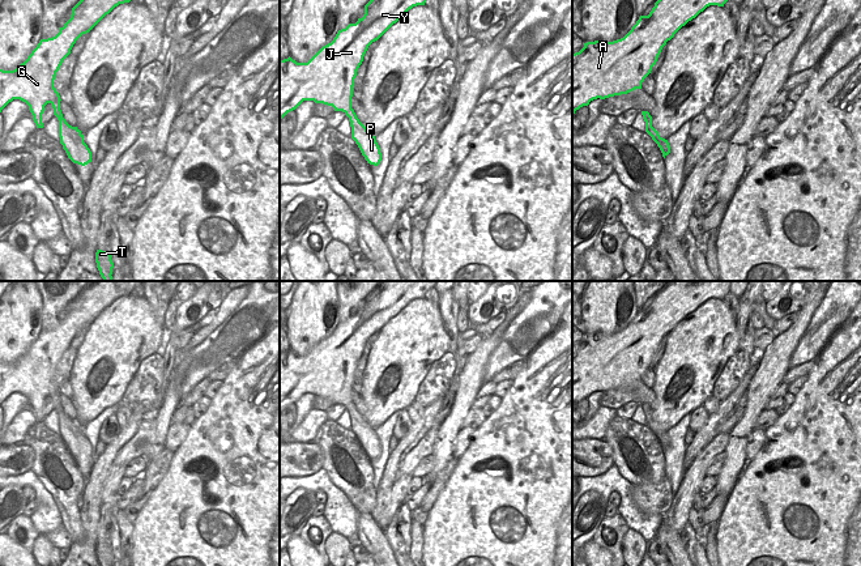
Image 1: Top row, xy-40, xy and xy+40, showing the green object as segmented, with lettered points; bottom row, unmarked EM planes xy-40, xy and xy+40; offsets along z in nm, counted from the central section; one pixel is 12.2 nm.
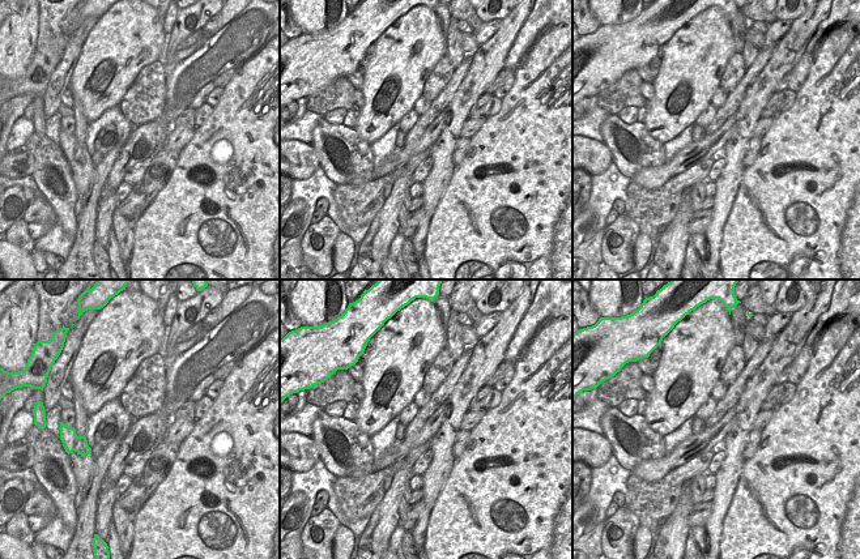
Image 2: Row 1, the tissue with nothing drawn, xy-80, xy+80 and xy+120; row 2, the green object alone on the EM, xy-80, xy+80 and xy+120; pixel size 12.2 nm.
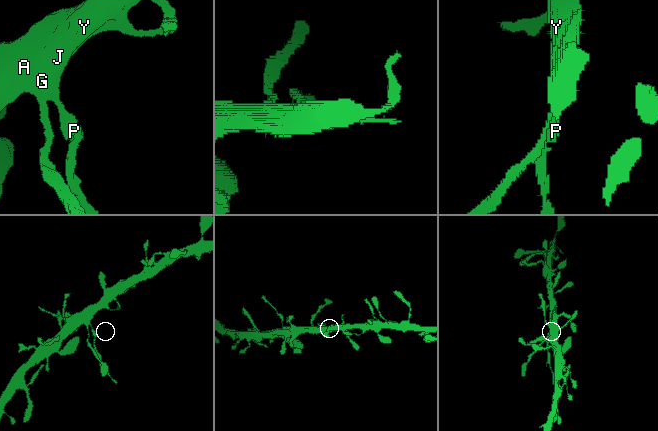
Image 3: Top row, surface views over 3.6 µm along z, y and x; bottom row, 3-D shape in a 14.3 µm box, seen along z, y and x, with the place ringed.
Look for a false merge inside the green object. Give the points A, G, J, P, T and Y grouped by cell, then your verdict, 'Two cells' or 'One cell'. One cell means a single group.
Groups: A G J Y / P T. Two cells

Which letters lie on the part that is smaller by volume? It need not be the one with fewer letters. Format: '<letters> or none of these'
P, T

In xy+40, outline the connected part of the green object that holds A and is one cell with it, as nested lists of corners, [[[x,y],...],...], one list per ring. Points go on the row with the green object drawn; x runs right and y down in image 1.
[[[657,0],[648,16],[640,16],[631,30],[613,42],[594,41],[572,54],[572,115],[593,99],[605,99],[642,89],[657,58],[674,34],[709,5],[724,7],[728,0]]]

